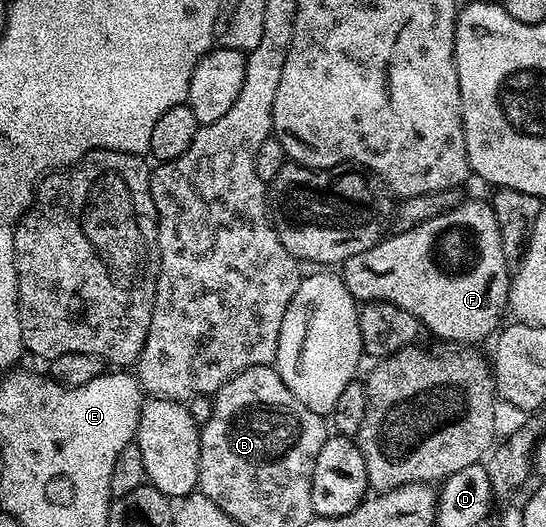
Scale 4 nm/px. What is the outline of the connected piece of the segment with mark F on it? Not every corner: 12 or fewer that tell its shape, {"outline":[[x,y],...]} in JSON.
{"outline":[[460,202],[342,265],[452,345],[501,326],[491,202]]}

